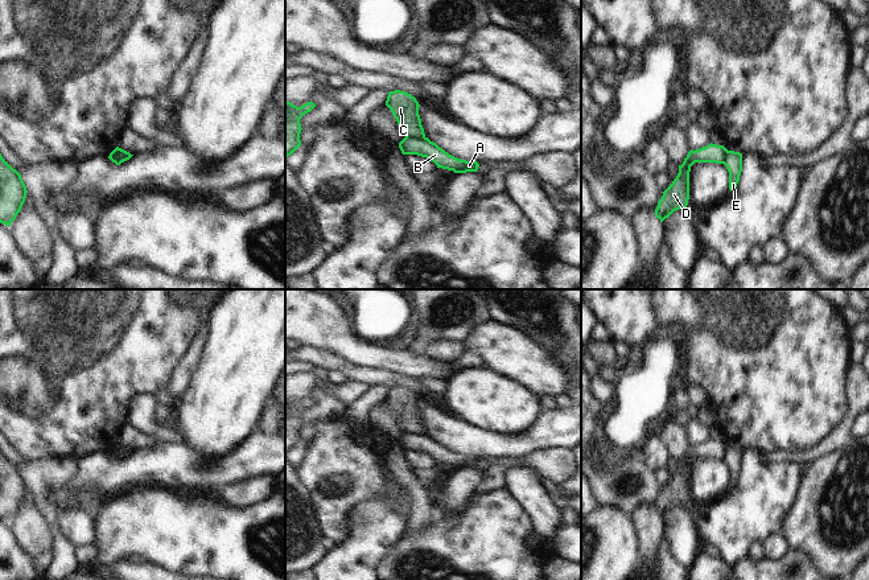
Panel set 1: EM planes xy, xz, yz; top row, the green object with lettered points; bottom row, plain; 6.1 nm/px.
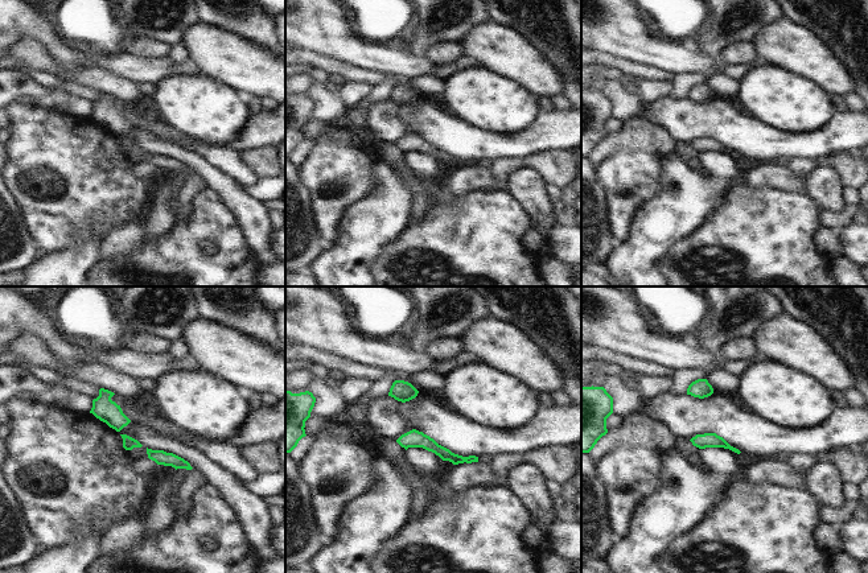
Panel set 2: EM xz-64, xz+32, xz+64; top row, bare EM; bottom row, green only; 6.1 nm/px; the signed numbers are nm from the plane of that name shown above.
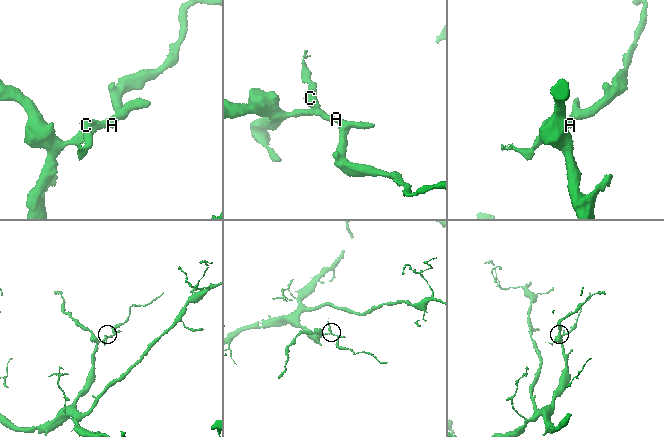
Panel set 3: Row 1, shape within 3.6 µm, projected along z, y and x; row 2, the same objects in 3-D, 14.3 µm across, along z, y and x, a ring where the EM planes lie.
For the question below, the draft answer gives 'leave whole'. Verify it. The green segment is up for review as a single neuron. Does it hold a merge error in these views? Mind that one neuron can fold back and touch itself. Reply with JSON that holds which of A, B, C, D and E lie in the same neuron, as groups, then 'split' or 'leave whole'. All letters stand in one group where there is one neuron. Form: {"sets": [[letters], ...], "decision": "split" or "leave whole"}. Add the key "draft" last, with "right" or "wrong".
{"sets": [["A", "B", "E"], ["C", "D"]], "decision": "split", "draft": "wrong"}

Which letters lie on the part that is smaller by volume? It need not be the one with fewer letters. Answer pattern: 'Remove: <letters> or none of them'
Remove: C, D

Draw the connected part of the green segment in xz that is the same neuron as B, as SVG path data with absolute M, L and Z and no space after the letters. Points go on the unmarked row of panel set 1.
M404 433L399 439L399 444L403 451L427 453L433 457L437 464L453 466L454 469L477 468L479 462L477 457L466 457L449 451L428 433Z

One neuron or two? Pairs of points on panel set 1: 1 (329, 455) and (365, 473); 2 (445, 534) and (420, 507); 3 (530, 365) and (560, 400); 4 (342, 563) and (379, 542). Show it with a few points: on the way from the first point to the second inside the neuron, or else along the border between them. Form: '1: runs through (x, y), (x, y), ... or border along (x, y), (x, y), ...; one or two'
1: runs through (338, 459), (355, 473); one
2: border along (439, 501), (443, 517), (425, 530), (407, 535); two
3: border along (567, 393), (554, 397); two
4: runs through (351, 563), (370, 546); one

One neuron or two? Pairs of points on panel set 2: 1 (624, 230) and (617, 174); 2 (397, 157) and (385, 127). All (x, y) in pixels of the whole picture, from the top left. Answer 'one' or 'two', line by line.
1: one
2: two

